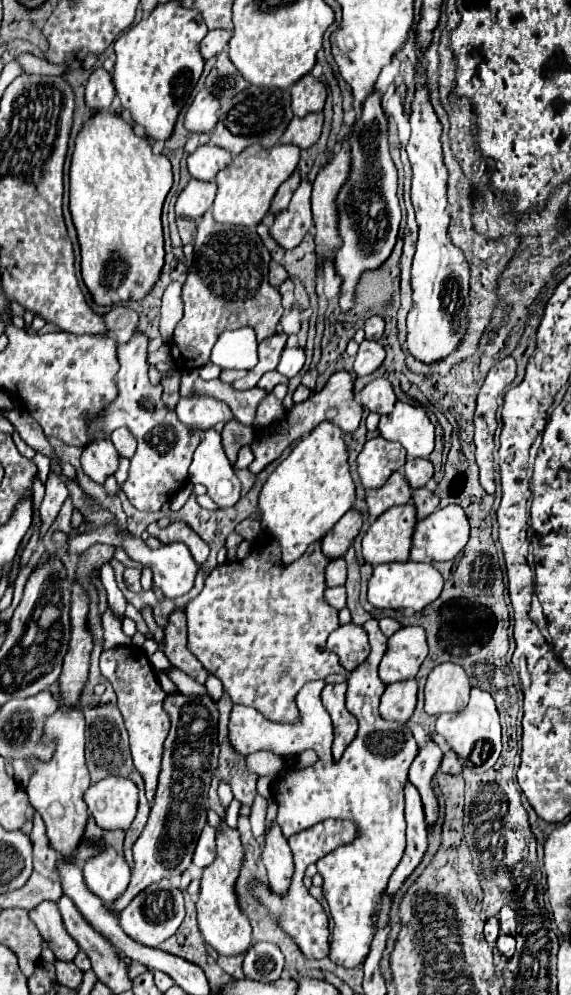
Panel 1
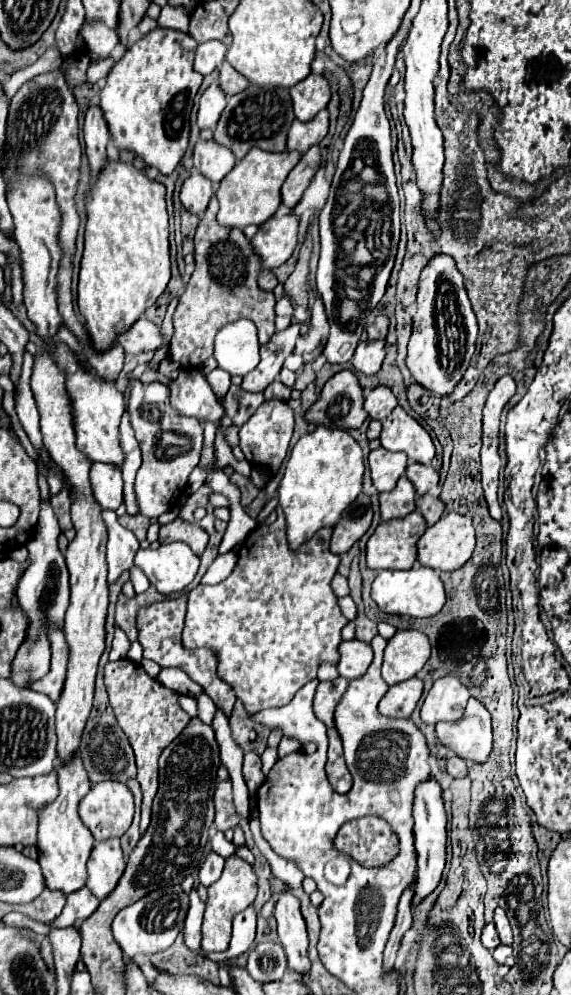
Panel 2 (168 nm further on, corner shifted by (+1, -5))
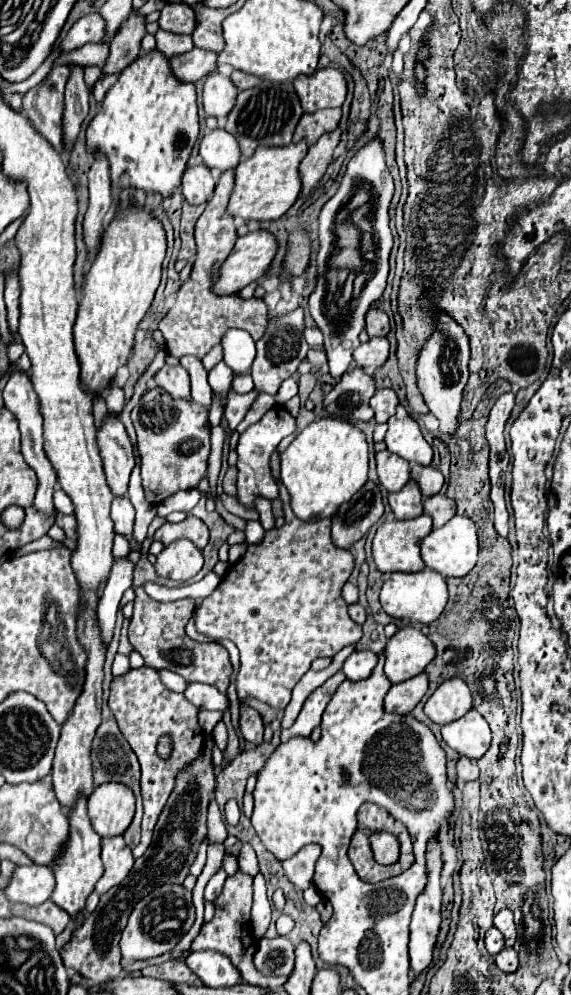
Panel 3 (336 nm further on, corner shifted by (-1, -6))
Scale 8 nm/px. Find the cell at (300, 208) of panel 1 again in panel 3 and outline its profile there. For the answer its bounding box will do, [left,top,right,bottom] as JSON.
[215,230,279,294]

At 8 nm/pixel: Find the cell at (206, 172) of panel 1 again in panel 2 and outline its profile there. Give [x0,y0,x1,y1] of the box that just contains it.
[193,139,235,183]

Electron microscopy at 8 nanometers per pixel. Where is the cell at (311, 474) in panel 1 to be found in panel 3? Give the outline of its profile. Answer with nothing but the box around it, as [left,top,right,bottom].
[281,418,369,520]

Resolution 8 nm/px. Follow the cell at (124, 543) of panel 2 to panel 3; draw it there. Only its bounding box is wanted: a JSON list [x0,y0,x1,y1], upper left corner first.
[97,556,135,644]

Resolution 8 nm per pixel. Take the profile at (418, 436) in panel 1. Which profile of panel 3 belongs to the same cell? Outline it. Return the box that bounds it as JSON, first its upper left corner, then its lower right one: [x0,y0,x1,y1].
[385,404,433,466]

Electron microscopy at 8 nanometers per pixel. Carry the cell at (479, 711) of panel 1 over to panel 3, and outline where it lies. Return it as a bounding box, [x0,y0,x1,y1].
[441,708,491,758]

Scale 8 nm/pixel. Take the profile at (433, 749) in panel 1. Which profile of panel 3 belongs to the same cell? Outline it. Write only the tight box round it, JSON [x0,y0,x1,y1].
[409,836,443,976]

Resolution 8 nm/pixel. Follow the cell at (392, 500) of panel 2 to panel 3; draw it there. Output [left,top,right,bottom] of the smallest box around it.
[389,480,423,518]

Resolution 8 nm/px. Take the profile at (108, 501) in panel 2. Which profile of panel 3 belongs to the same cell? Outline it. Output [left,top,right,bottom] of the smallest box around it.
[111,496,135,538]

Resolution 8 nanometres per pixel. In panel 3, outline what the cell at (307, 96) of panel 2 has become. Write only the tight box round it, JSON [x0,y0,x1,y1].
[295,68,347,112]

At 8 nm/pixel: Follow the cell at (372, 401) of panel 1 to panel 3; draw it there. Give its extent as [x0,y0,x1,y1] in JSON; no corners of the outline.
[371,390,399,424]

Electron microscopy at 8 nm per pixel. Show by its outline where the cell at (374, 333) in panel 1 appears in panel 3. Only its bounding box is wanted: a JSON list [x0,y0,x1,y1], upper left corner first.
[365,310,389,338]

